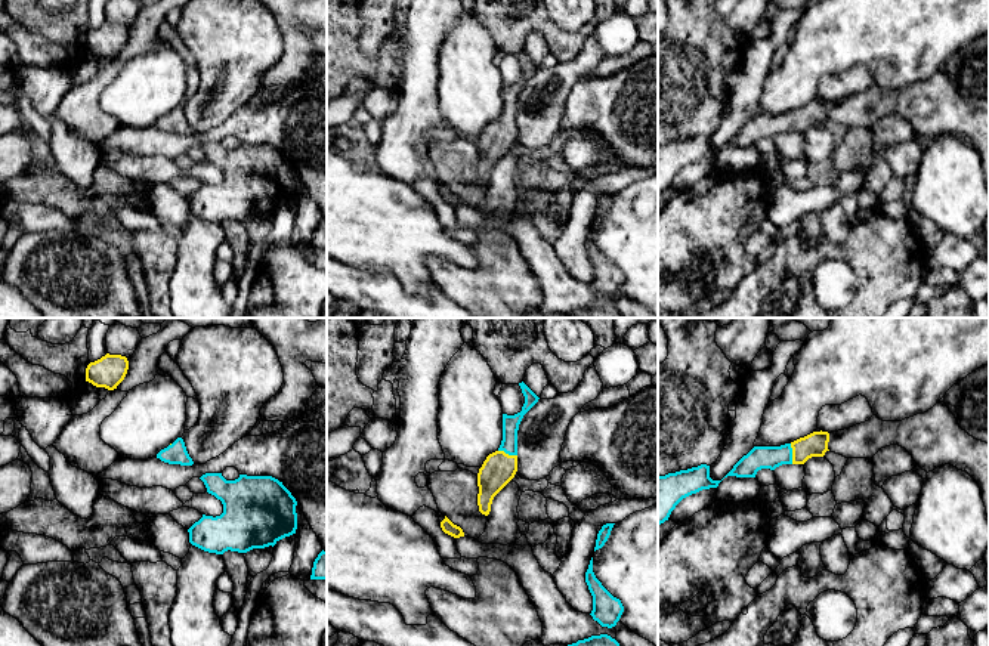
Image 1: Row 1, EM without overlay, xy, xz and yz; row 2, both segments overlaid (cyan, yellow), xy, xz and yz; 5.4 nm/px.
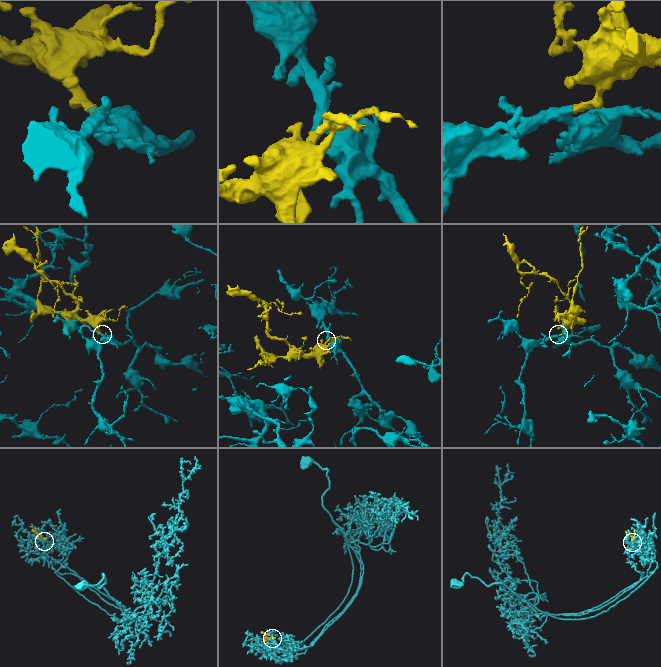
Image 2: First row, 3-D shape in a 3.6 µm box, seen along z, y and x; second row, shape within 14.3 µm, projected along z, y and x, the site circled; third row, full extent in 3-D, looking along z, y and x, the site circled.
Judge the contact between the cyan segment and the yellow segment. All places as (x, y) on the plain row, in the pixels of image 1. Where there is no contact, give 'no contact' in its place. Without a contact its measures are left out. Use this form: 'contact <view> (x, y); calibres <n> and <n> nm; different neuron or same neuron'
contact yz (791, 123); calibres 130 and 130 nm; same neuron

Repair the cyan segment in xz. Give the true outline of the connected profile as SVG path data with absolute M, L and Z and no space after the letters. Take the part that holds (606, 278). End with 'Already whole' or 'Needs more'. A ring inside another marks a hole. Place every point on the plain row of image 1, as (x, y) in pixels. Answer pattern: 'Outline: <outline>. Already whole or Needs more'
Outline: M593 226L585 241L585 251L593 265L593 279L590 284L602 296L615 296L624 281L624 275L621 269L614 266L596 247L593 241Z. Already whole

